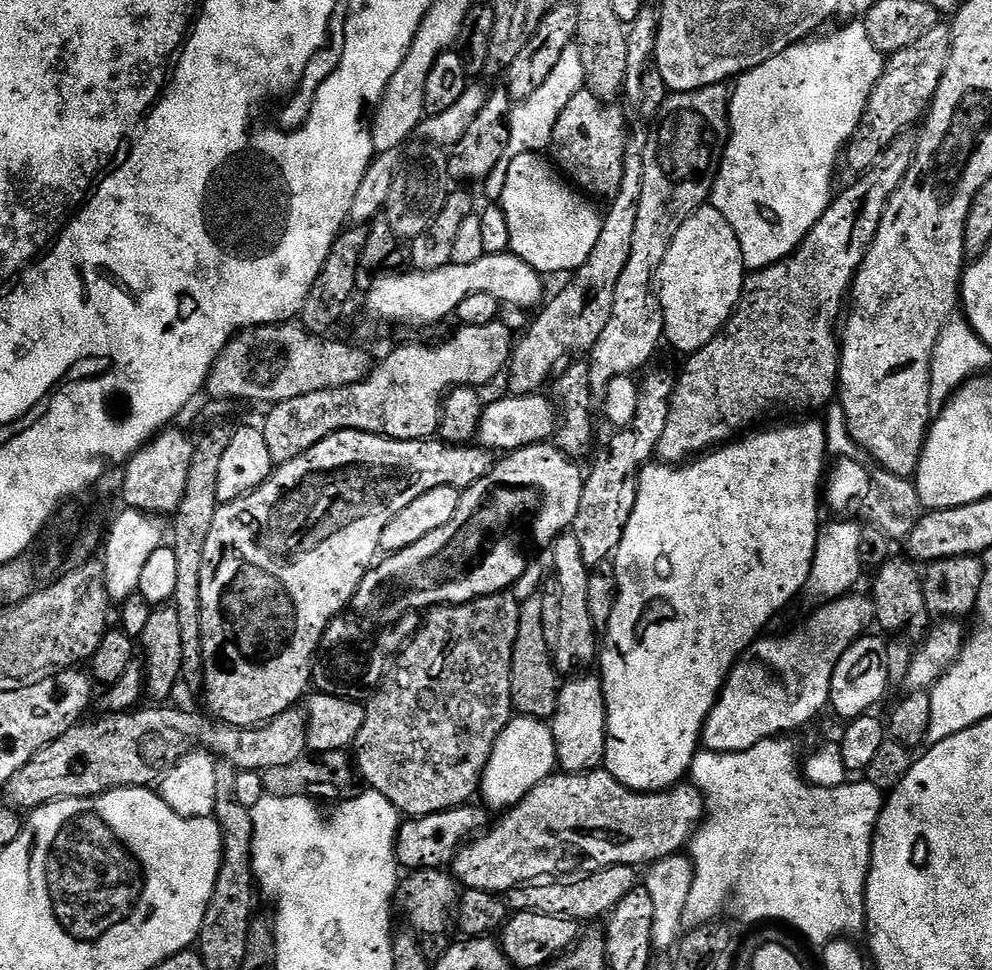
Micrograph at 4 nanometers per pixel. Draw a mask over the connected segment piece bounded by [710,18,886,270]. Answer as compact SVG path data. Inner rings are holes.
M852 18L845 24L848 24L845 28L840 28L837 32L830 33L829 36L818 37L819 35L817 35L815 38L809 38L790 46L782 54L762 62L762 66L743 73L735 81L736 88L734 84L731 89L728 102L728 142L724 146L724 156L720 160L720 167L716 170L716 179L712 181L710 204L711 207L718 210L718 214L722 214L722 218L726 218L726 222L730 222L730 226L740 243L744 263L749 269L769 268L772 264L787 260L808 236L808 231L815 226L818 218L822 218L822 214L831 206L834 199L832 179L836 176L836 163L838 165L841 163L842 153L848 147L848 141L859 129L860 119L866 110L866 102L882 74L886 59L885 53L879 52L874 46L874 42L870 42L863 19Z

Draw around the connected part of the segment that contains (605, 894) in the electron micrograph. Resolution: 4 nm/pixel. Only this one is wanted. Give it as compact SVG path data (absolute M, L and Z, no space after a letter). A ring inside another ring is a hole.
M615 864L581 875L573 879L576 880L573 884L552 882L549 883L552 884L549 888L539 888L541 885L536 882L525 884L519 888L513 888L507 893L506 899L512 912L541 912L585 922L584 920L592 920L595 916L607 917L612 909L618 906L618 902L622 902L622 898L626 898L626 894L630 894L630 890L637 887L636 872L637 869L633 865Z

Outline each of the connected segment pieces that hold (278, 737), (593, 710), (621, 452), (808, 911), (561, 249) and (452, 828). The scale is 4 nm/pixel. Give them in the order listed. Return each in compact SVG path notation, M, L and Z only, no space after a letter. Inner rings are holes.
M300 710L283 712L282 715L276 716L273 720L261 723L259 726L233 726L228 722L216 722L213 725L212 737L209 738L209 745L207 744L207 747L221 761L229 760L233 764L229 765L241 772L252 771L262 774L274 766L292 766L294 762L305 759L308 752L308 725L305 713Z
M580 674L561 687L550 727L556 747L556 763L563 771L590 772L603 765L606 750L606 706L604 687L600 685L599 675Z
M649 367L639 381L640 397L638 410L625 428L615 429L612 437L604 444L600 453L595 453L596 461L592 469L587 469L582 486L582 503L578 505L578 515L574 517L570 535L578 538L582 558L589 566L600 566L615 553L622 542L626 522L634 510L634 502L640 485L640 469L656 456L662 430L666 430L666 418L670 418L670 402L676 389L677 377L668 368Z
M792 738L762 740L741 752L697 751L696 757L692 760L690 780L704 796L706 815L686 848L687 855L692 861L692 869L696 873L694 882L690 886L690 898L686 898L686 910L682 910L682 929L691 930L702 924L713 923L719 917L716 915L732 900L733 910L742 919L749 920L754 924L753 926L764 921L779 922L784 926L793 924L806 939L812 940L816 936L817 945L820 946L829 944L831 940L840 937L856 938L859 932L861 935L865 931L864 891L868 885L868 868L872 865L872 840L876 837L876 823L881 810L884 809L886 799L885 793L881 792L878 786L867 782L861 782L861 784L847 782L833 788L823 788L820 785L809 783L802 775L802 760L801 757L796 757L796 744Z
M538 152L518 154L510 162L506 186L499 203L510 222L510 251L522 258L536 272L571 274L590 258L590 250L598 243L602 219L597 205L577 190L547 155Z
M462 803L457 808L444 812L426 814L416 819L405 819L396 831L396 858L399 867L404 870L421 868L443 869L456 855L461 844L473 839L481 830L490 824L489 813L483 807L471 808L471 803Z

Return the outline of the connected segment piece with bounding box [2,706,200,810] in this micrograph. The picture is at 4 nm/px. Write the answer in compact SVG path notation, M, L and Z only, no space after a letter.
M145 706L137 707L135 710L127 712L114 712L104 714L101 720L96 720L93 724L89 722L81 722L75 728L68 728L66 734L62 734L54 742L50 742L42 750L38 750L32 758L16 774L14 774L7 785L2 789L3 803L9 807L14 807L18 810L31 810L38 808L42 804L48 804L52 800L65 800L66 798L90 798L91 796L100 796L103 792L109 792L115 788L147 788L155 785L160 777L173 768L185 754L193 747L192 744L196 740L196 735L200 732L200 720L192 712L183 712L180 708L164 708L168 706L152 706L156 708L144 708Z

